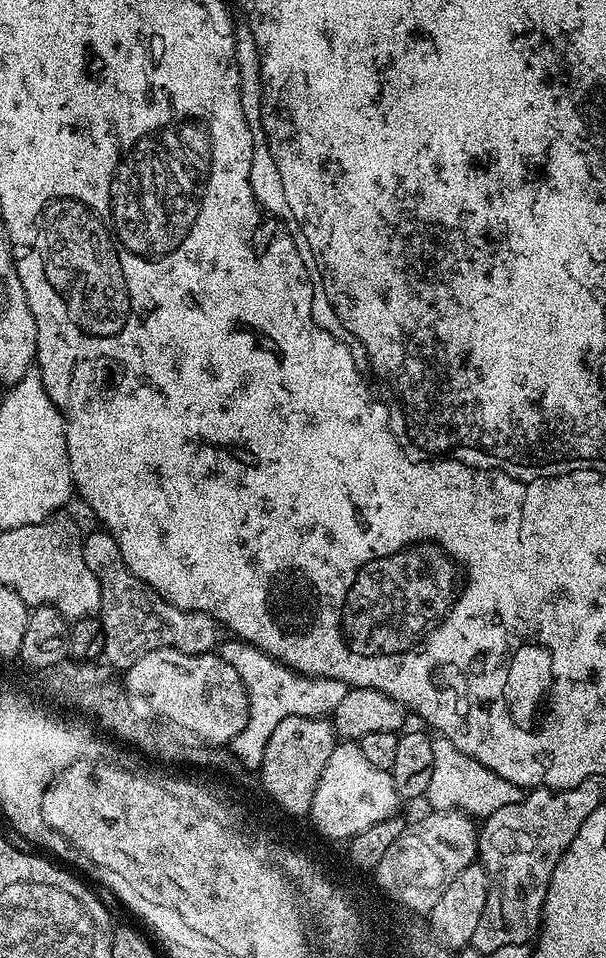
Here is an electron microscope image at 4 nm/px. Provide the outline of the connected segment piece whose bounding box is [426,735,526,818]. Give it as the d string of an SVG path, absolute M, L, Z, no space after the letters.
M437 735L432 741L434 746L434 766L430 770L430 786L426 793L426 800L438 812L459 810L473 818L487 818L494 814L494 810L502 810L502 806L510 806L514 802L523 800L526 792L514 782L506 782L506 778L498 778L494 770L482 766L470 754L462 754L454 742L445 736Z

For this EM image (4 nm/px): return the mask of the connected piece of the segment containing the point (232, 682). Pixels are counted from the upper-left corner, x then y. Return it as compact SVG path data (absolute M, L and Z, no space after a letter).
M173 648L150 650L146 654L135 657L129 663L122 680L125 686L130 686L132 690L148 694L152 698L152 702L156 704L154 710L166 712L168 716L172 716L174 720L184 724L191 733L197 734L198 740L205 744L211 746L231 745L232 739L240 733L242 726L246 726L248 717L246 686L242 682L242 678L238 678L238 670L234 670L234 666L230 666L230 662L223 660L215 651L183 652Z

